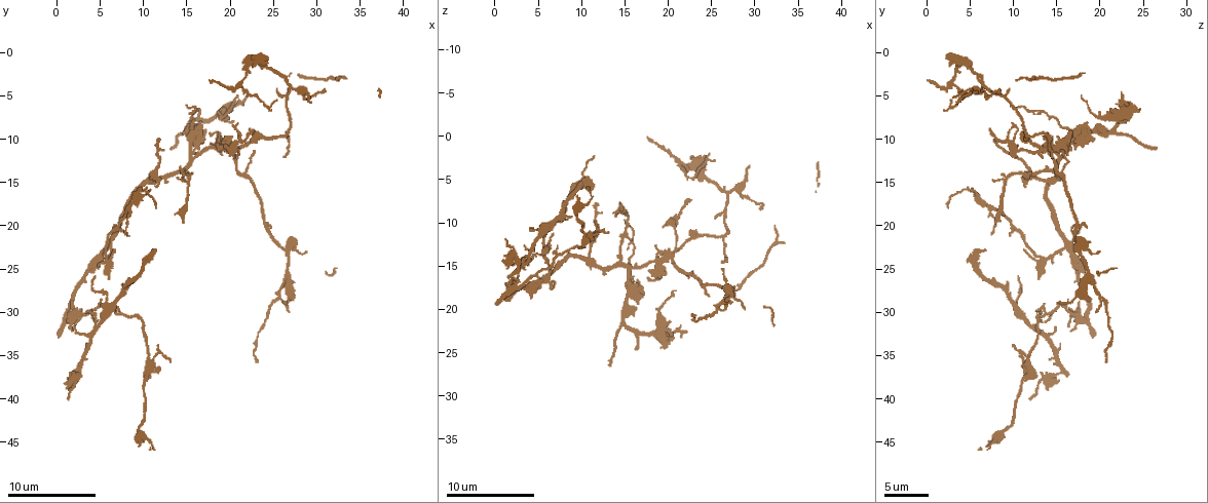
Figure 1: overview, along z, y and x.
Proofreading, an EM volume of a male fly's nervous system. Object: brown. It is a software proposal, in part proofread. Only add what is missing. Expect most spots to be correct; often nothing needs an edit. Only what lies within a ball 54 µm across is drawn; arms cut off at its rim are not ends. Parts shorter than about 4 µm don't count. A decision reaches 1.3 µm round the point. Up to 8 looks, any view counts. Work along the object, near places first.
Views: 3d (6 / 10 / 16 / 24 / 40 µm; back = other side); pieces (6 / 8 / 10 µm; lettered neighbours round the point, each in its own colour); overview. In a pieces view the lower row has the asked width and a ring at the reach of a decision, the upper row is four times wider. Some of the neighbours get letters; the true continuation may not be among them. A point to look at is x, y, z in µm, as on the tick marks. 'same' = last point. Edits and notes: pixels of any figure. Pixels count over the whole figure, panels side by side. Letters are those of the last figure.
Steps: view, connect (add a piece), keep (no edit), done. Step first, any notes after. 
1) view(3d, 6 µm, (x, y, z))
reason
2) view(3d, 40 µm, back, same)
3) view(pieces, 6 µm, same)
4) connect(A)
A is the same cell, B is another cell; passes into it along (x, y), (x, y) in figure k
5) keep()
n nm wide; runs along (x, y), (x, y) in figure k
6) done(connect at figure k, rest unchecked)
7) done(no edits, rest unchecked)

view(3d, 6 µm, (13.2, 35.6, 11.2))
an open end

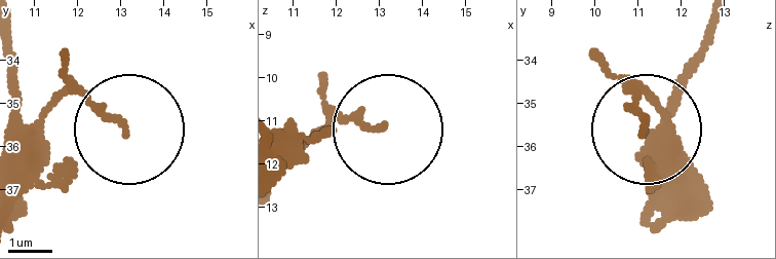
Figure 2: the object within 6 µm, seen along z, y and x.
view(pieces, 10 µm, (13.10, 35.55, 11.15))

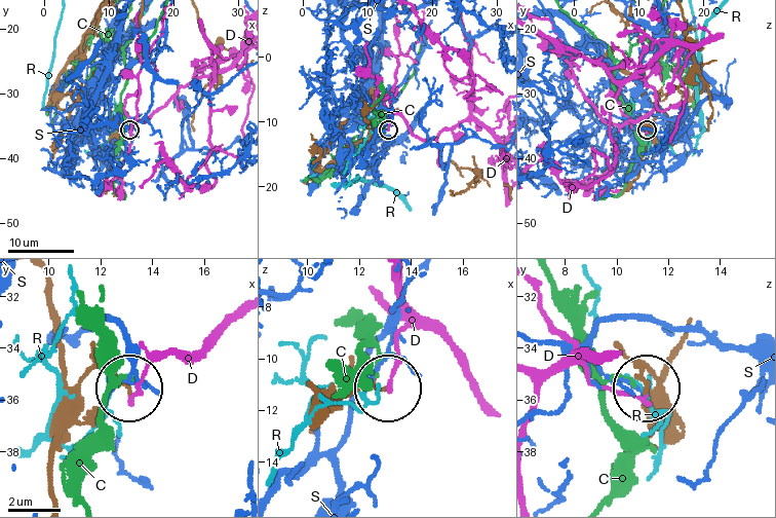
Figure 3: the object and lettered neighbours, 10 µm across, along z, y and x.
keep()
130 nm wide; C, D, R and S are other cells; none of them fits

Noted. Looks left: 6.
view(pieces, 8 µm, (6.2, 26.0, 12.8))
branch stops here

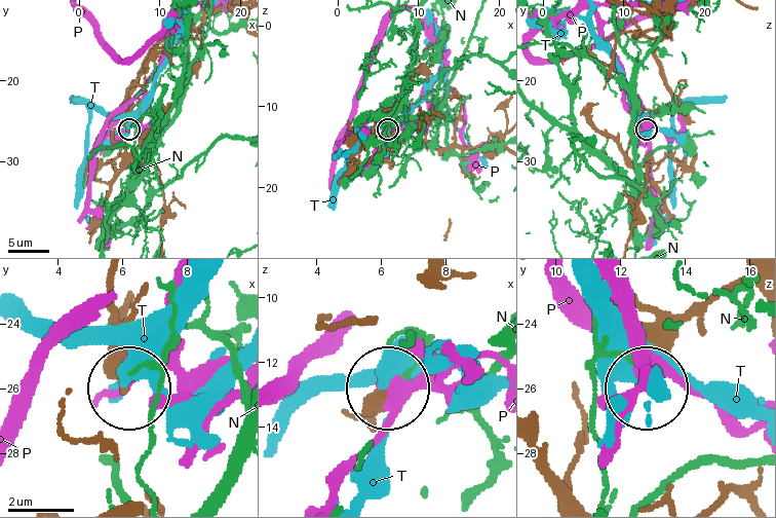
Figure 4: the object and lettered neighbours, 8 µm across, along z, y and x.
keep()
N, P and T are other cells; none of them fits

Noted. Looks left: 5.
view(pieces, 8 µm, (14.8, 19.4, 7.8))
branch stops here

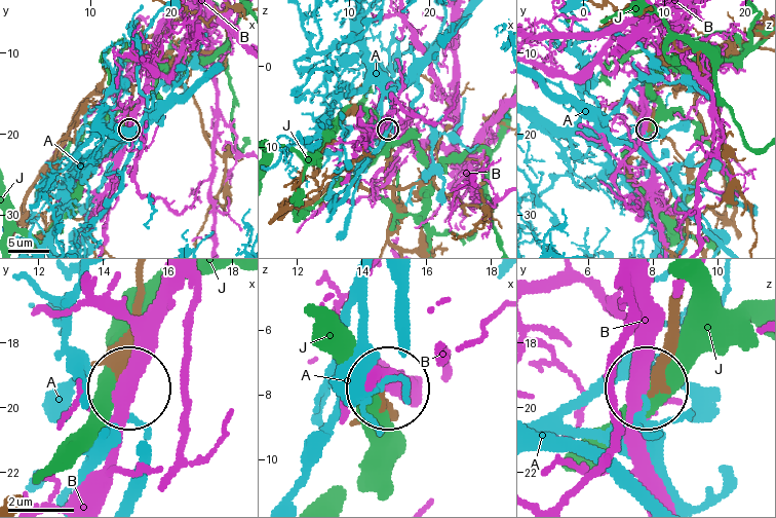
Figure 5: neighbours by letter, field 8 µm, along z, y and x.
keep()
A, B and J are other cells; runs along (143, 278), (126, 383) in figure 5; none of them fits

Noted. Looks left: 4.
view(pieces, 10 µm, (11.8, 10.2, 7.6))
an open end

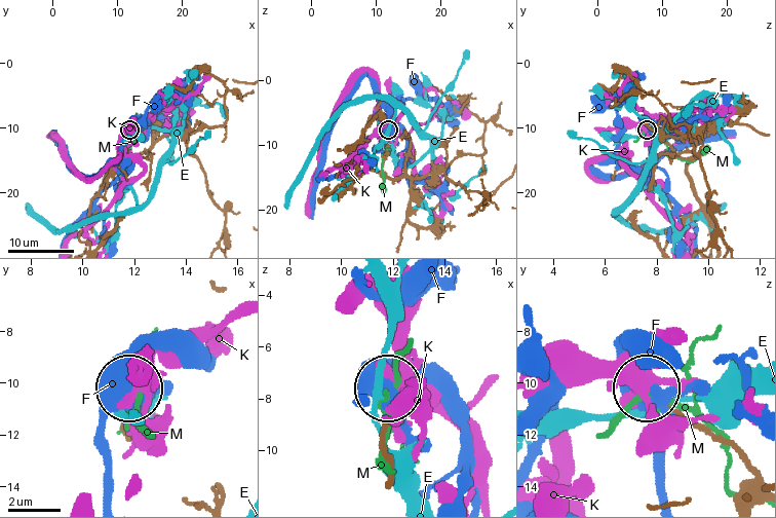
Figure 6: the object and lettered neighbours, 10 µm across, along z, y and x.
keep()
E, F, K and M are other cells; runs along (754, 472), (651, 387) in figure 6; no lettered piece goes on from it

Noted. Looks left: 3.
done(no edits, rest unchecked)

